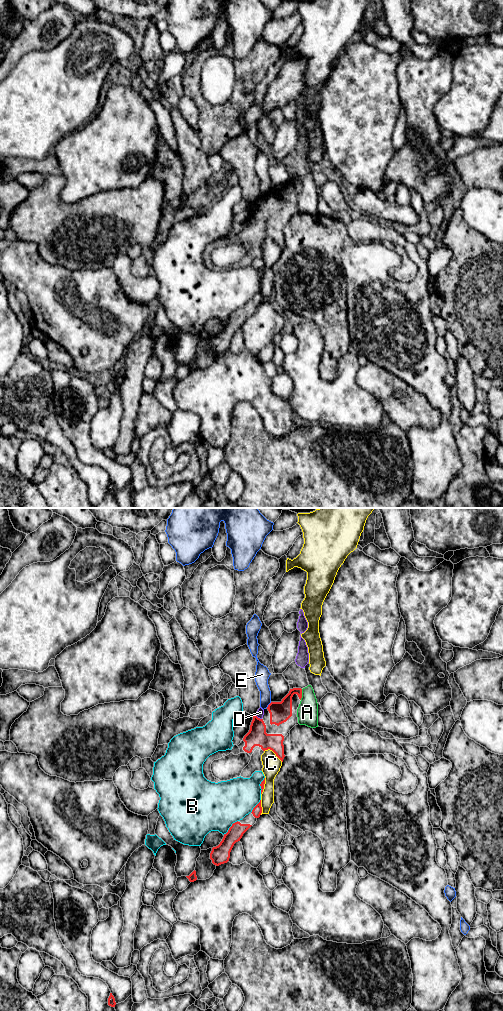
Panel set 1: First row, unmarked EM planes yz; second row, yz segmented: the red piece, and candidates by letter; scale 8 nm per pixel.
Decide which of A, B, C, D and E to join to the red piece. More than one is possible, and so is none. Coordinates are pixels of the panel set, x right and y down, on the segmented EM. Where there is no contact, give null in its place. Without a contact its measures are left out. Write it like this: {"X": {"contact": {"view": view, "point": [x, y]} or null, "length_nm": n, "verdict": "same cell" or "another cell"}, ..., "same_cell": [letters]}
{"A": {"contact": {"view": "yz", "point": [301, 694]}, "length_nm": 90, "verdict": "another cell"}, "B": {"contact": {"view": "yz", "point": [230, 827]}, "length_nm": 170, "verdict": "another cell"}, "C": {"contact": {"view": "yz", "point": [273, 751]}, "length_nm": 180, "verdict": "another cell"}, "D": {"contact": {"view": "yz", "point": [257, 717]}, "length_nm": 70, "verdict": "another cell"}, "E": {"contact": {"view": "yz", "point": [268, 705]}, "length_nm": 60, "verdict": "another cell"}, "same_cell": []}

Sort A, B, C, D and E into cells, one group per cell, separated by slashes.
A D / B / C / E

